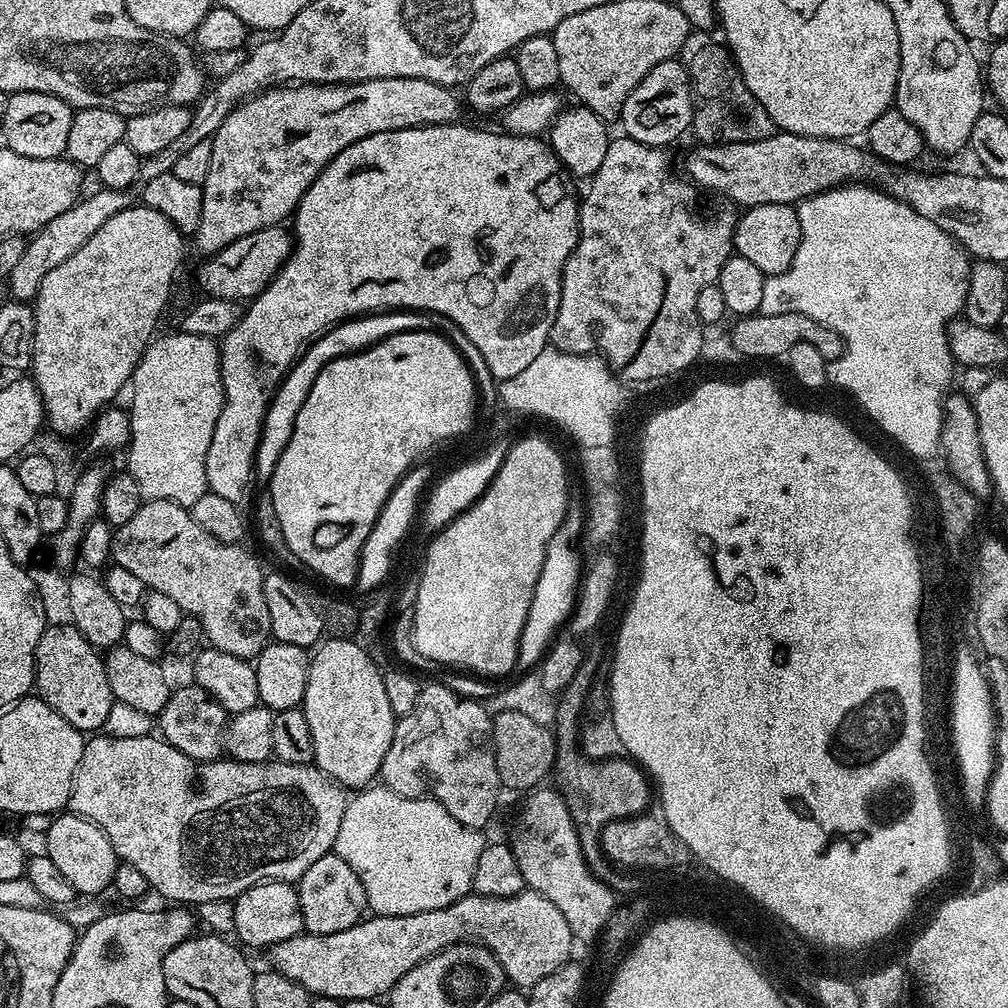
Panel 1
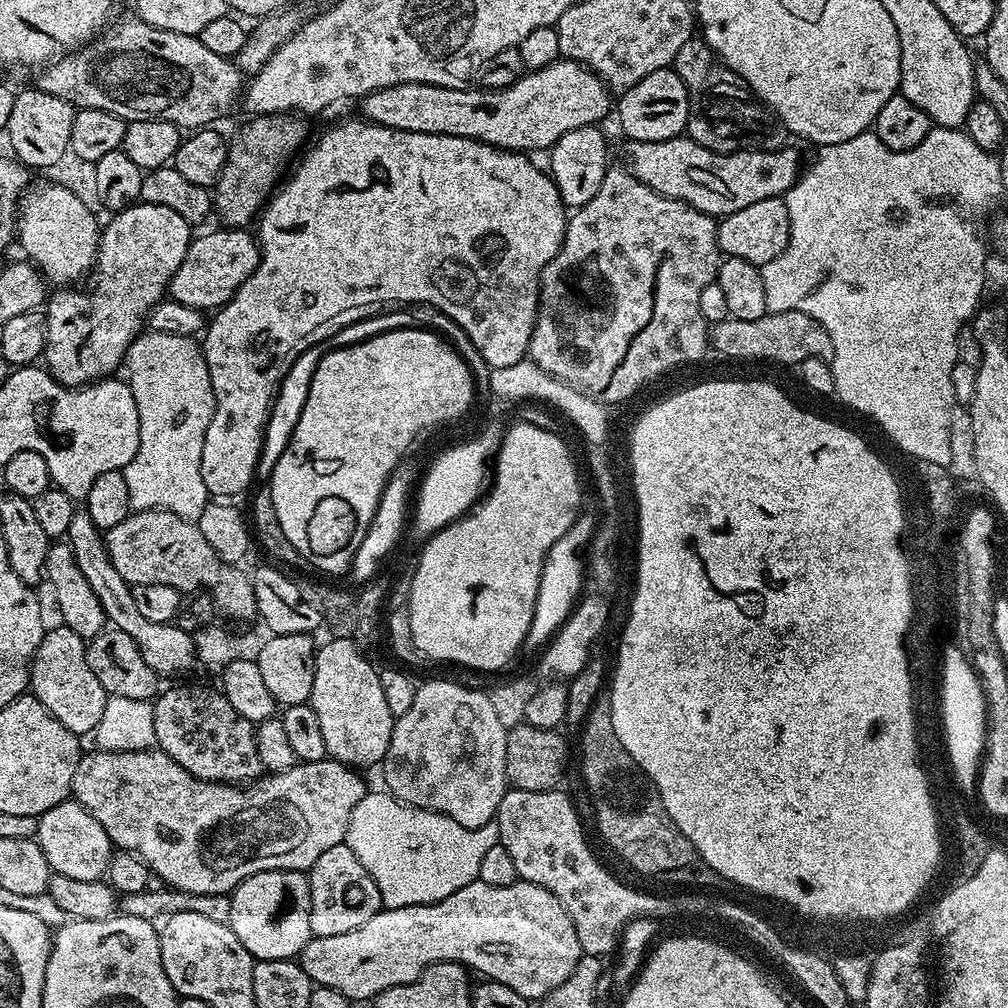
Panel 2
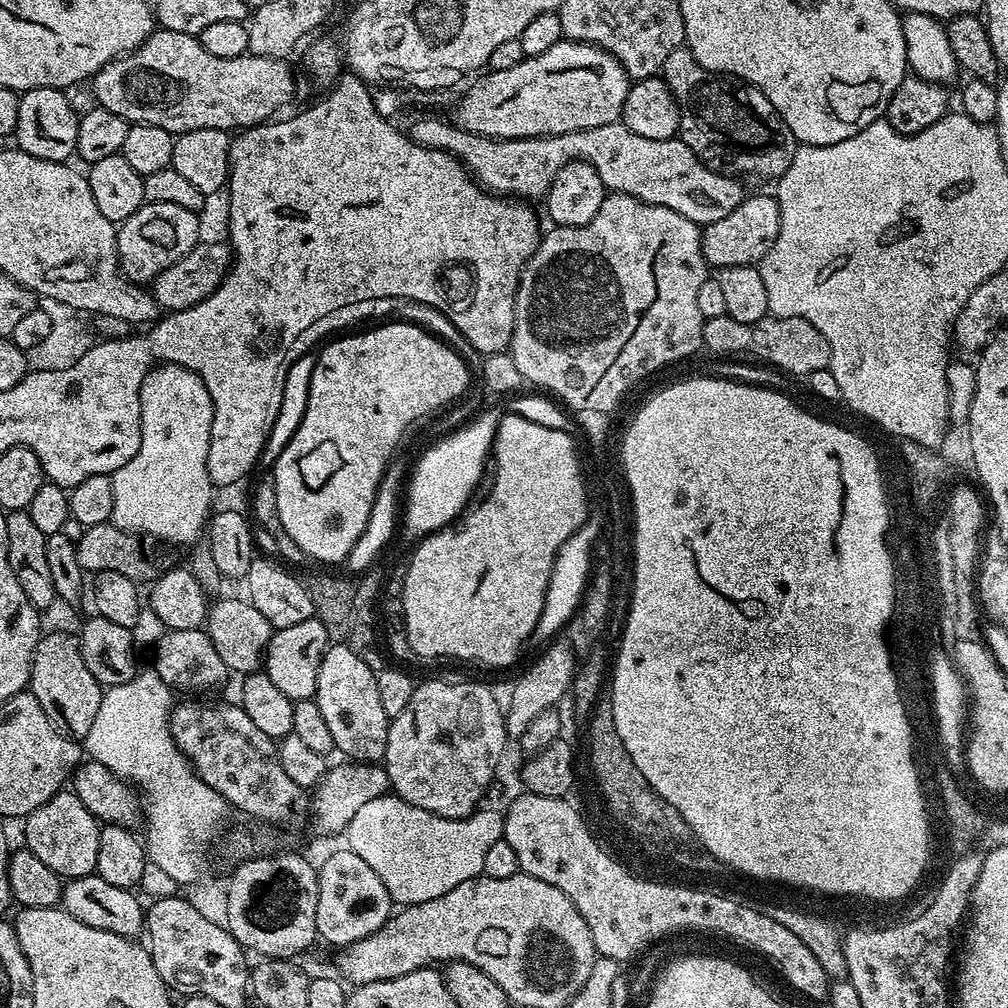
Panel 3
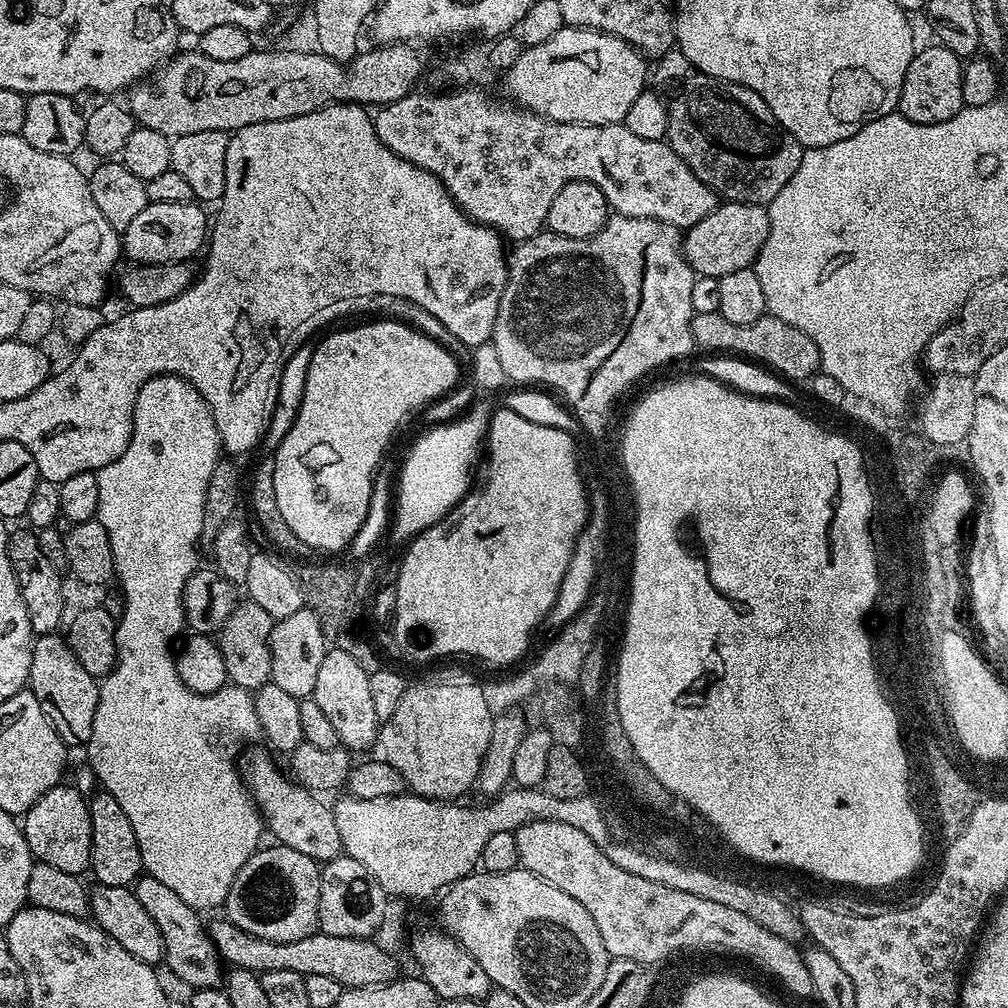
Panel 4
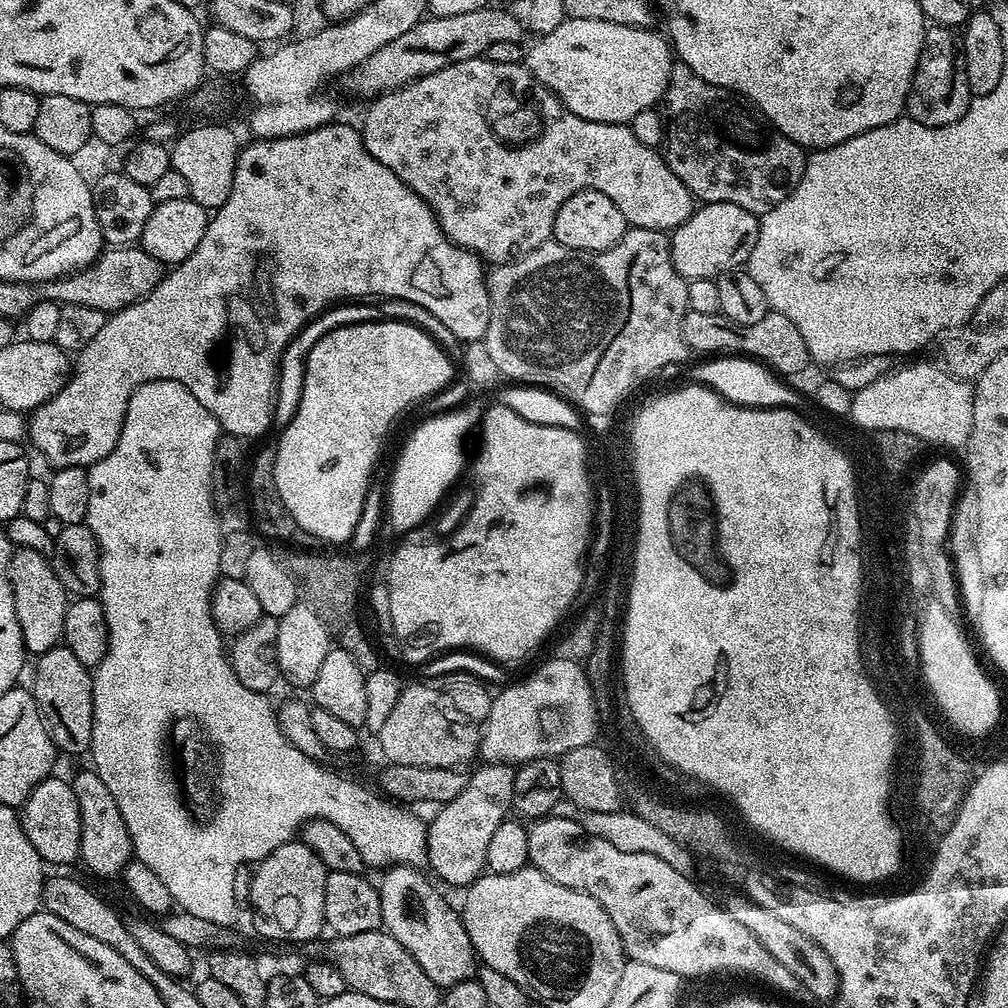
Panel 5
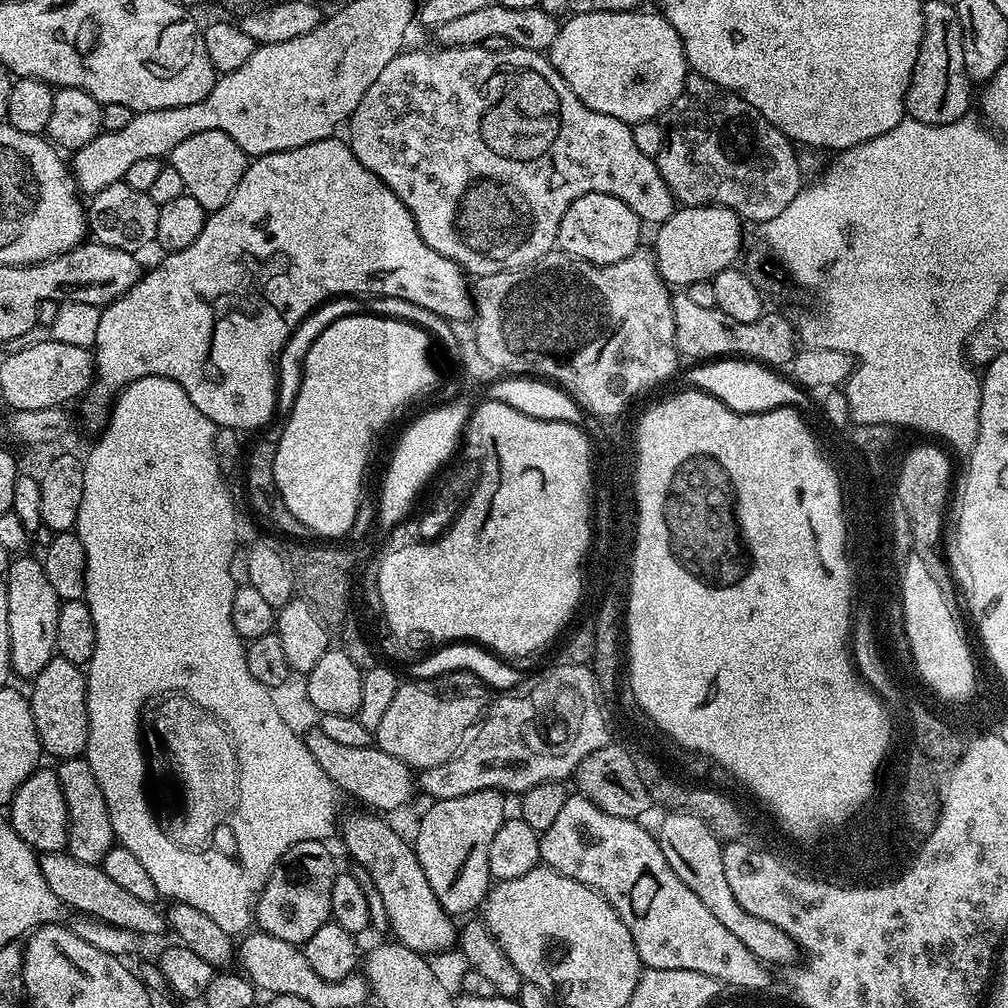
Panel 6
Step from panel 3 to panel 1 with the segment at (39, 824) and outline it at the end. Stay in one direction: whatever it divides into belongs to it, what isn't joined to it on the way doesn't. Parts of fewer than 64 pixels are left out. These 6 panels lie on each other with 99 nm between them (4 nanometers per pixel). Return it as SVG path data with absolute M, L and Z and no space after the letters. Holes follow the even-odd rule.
M60 814L53 819L52 825L42 836L46 854L59 872L66 877L66 882L84 898L97 897L112 888L112 879L116 873L116 851L110 846L110 838L94 822L81 816Z

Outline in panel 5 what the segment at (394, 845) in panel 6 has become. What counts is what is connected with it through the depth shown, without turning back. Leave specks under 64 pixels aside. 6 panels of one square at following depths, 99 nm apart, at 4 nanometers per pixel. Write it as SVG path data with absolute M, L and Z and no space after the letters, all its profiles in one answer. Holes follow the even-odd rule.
M407 864L389 867L378 880L383 931L389 932L404 949L422 966L441 990L447 990L456 983L473 979L478 972L478 957L466 934L461 913L448 905L448 900L420 873L421 869Z

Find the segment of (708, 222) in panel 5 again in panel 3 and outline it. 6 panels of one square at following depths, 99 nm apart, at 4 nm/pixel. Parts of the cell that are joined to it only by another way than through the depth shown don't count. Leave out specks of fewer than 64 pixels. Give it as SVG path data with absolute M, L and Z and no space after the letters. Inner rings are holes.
M749 195L726 218L718 218L718 222L703 225L700 241L702 254L713 269L719 270L730 266L756 266L764 259L764 255L774 246L774 238L778 238L778 230L782 226L780 207L775 195Z

